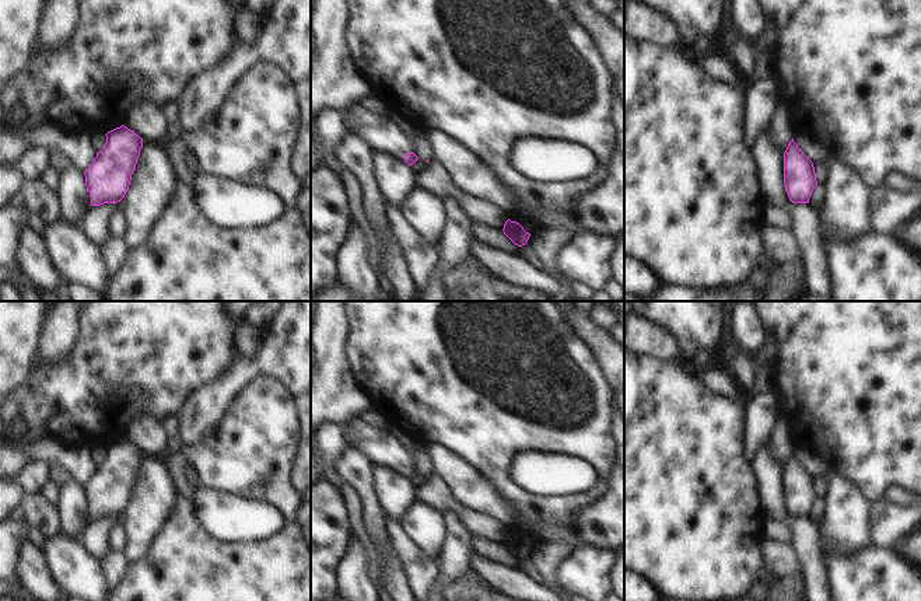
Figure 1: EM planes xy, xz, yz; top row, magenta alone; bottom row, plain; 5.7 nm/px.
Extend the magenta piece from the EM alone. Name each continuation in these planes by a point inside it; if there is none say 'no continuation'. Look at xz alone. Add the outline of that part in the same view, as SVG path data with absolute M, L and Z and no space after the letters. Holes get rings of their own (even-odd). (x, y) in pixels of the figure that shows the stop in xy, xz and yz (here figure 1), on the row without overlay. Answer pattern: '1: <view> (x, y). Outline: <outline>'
1: xz (378, 446). Outline: M360 417L343 424L344 441L374 465L381 465L405 475L406 467L413 467L413 455L388 430L370 427Z

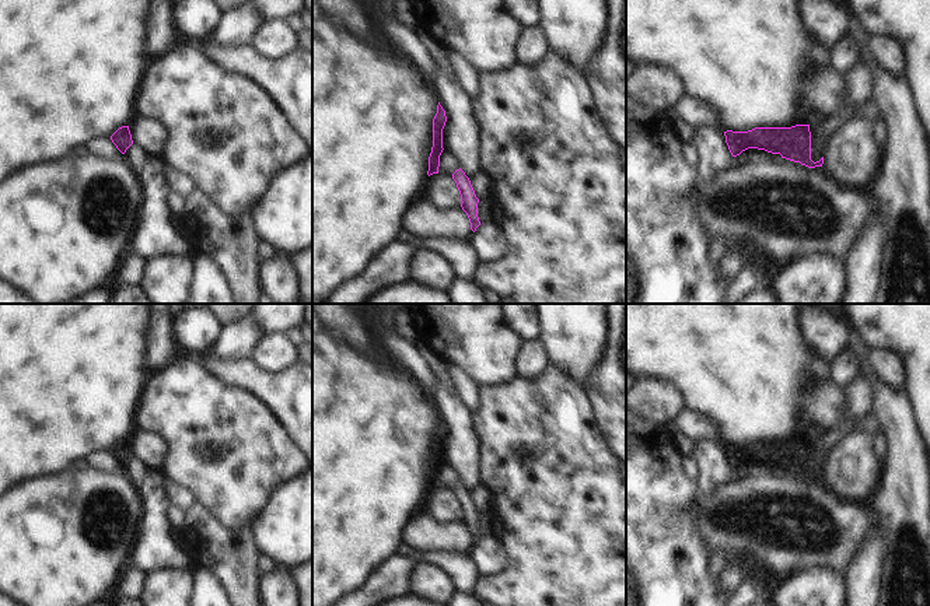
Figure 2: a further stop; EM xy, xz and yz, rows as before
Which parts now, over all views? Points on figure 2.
no continuation.

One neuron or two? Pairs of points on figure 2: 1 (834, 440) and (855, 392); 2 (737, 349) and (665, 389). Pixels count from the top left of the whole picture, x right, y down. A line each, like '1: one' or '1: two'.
1: one
2: two

